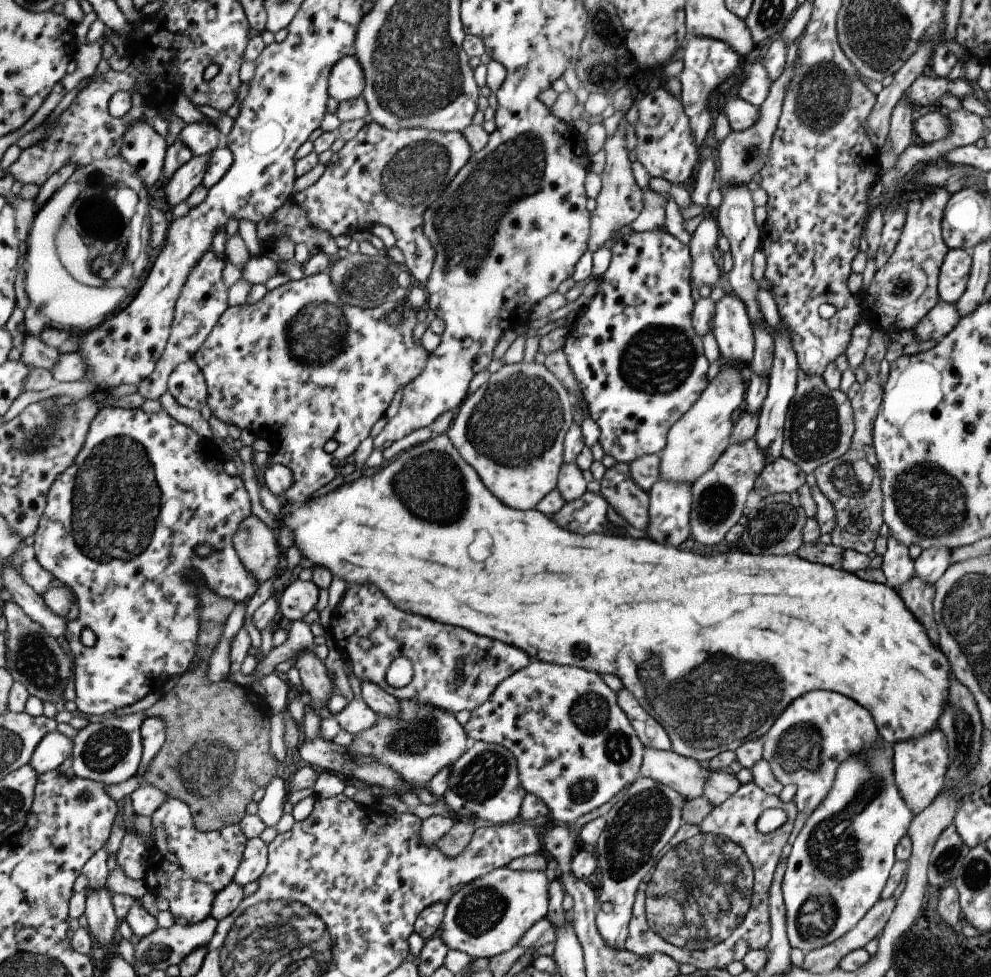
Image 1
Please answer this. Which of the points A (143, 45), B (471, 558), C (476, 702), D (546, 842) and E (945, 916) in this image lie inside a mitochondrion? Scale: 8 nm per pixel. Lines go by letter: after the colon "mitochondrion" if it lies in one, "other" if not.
A: other
B: other
C: other
D: other
E: other

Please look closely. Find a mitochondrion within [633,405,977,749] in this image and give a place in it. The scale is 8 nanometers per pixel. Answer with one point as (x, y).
(930, 503)

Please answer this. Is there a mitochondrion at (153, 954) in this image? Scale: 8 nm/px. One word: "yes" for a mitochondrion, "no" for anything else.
yes

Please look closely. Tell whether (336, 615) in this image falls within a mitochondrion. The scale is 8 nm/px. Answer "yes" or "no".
no

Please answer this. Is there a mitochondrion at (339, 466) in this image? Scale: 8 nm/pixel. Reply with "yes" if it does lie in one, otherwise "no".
no

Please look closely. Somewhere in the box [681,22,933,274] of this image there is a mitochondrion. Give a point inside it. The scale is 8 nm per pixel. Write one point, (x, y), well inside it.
(825, 94)

